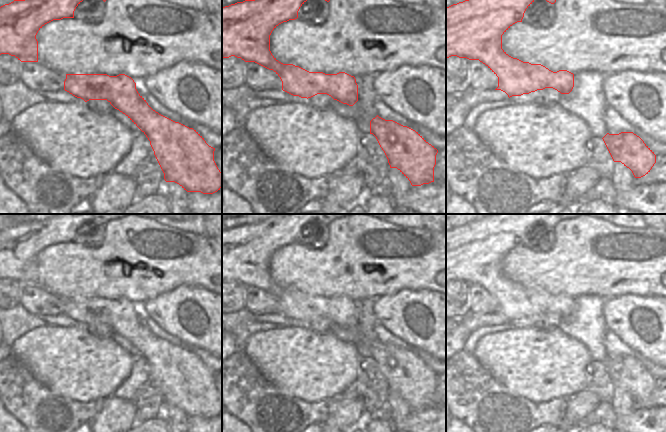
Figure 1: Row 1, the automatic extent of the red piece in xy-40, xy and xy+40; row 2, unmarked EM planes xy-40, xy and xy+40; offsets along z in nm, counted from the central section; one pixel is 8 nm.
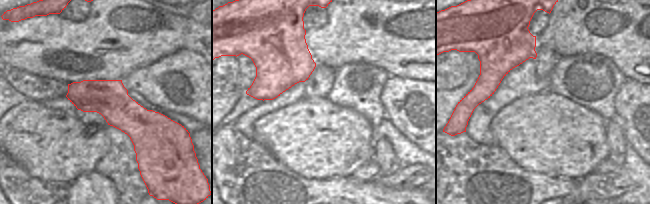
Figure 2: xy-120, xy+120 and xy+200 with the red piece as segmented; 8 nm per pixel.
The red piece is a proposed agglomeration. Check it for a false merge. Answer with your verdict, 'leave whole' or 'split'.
leave whole

